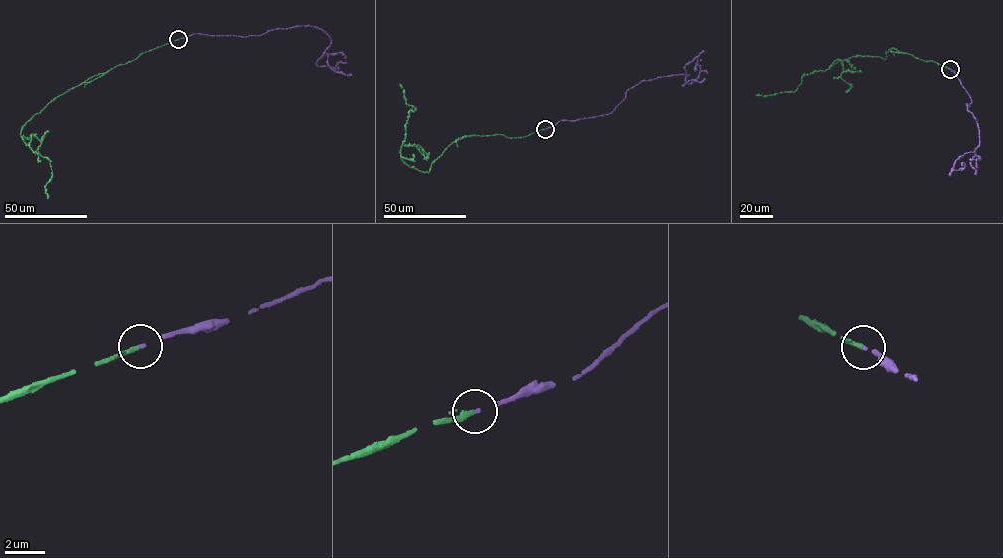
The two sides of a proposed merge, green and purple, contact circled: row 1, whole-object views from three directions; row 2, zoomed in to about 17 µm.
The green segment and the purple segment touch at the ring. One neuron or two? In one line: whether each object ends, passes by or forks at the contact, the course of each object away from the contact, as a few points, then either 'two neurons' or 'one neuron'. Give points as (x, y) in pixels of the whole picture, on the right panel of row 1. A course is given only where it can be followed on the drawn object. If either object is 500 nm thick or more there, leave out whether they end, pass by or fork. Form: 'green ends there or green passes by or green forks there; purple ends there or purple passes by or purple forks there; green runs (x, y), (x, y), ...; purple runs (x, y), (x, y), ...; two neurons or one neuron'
green ends there; purple ends there; green runs (949, 68), (893, 48), (886, 59), (857, 55), (824, 71), (803, 75), (794, 91), (756, 95); purple runs (950, 69), (970, 96), (967, 110), (979, 130), (979, 145), (956, 160), (952, 169), (962, 165); one neuron

